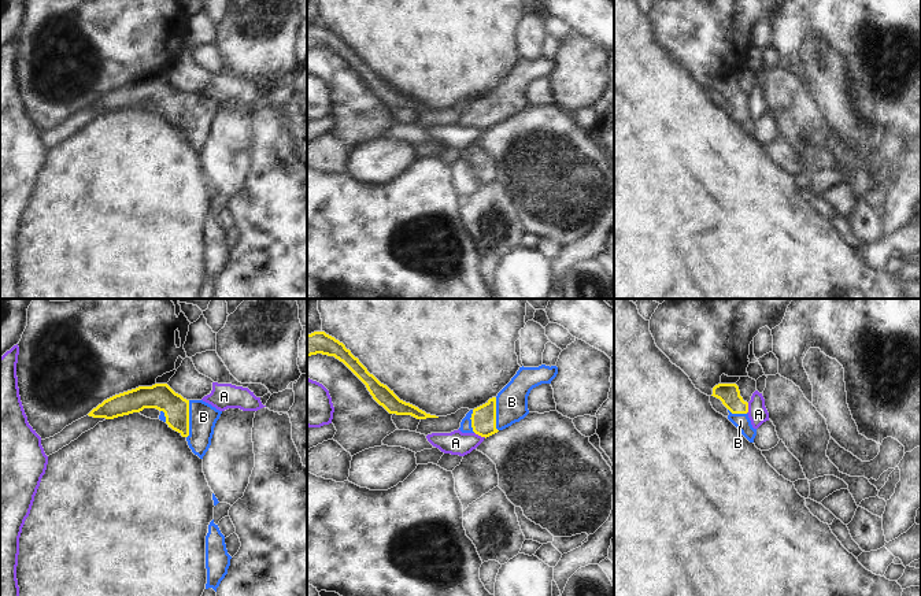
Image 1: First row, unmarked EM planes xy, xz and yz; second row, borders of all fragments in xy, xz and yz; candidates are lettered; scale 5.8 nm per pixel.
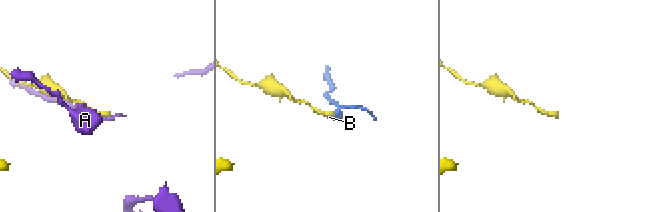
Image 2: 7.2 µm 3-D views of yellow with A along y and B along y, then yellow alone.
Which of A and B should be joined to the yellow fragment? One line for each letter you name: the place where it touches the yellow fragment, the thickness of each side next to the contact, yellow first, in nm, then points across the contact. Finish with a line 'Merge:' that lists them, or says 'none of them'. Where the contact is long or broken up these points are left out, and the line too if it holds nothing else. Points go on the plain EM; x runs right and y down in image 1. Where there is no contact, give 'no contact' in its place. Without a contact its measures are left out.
B: meets yellow in xy at (188, 113); 160 nm thick on the yellow side, 160 nm on the other; runs through xy (161, 89), (188, 113), (203, 110)
Merge: B

